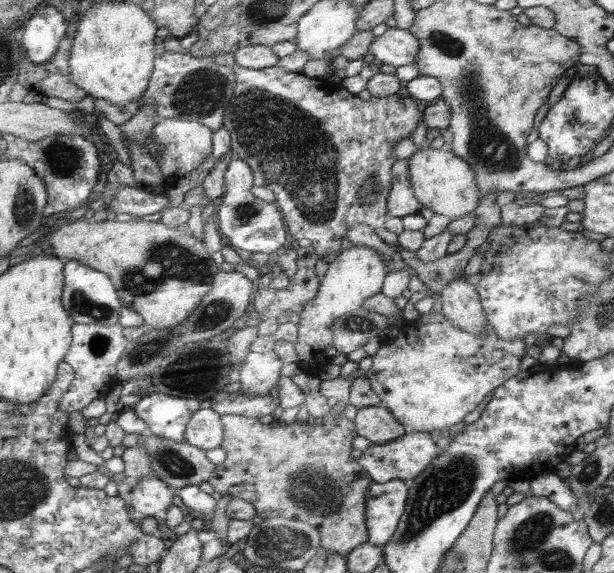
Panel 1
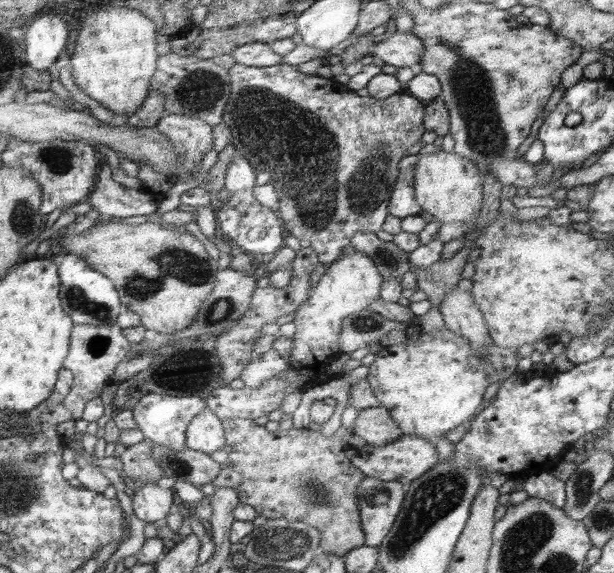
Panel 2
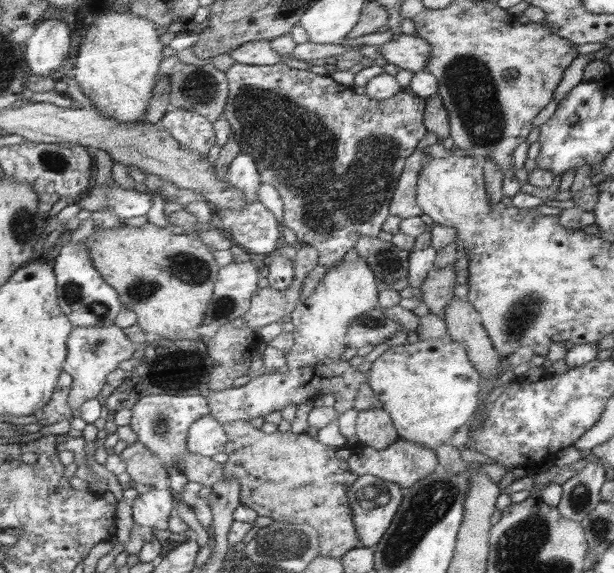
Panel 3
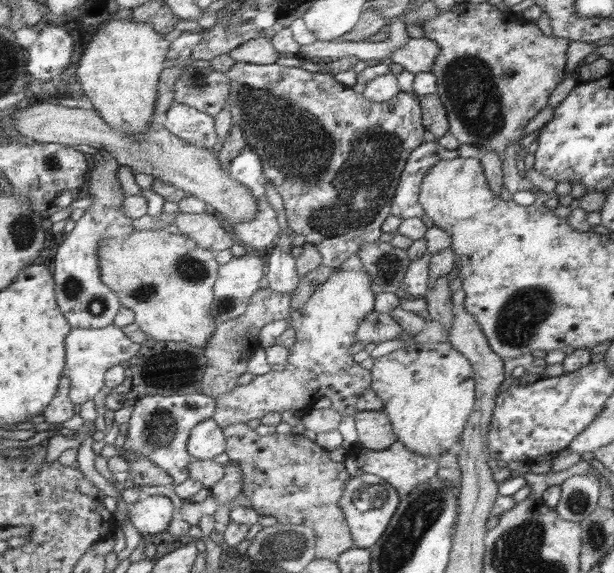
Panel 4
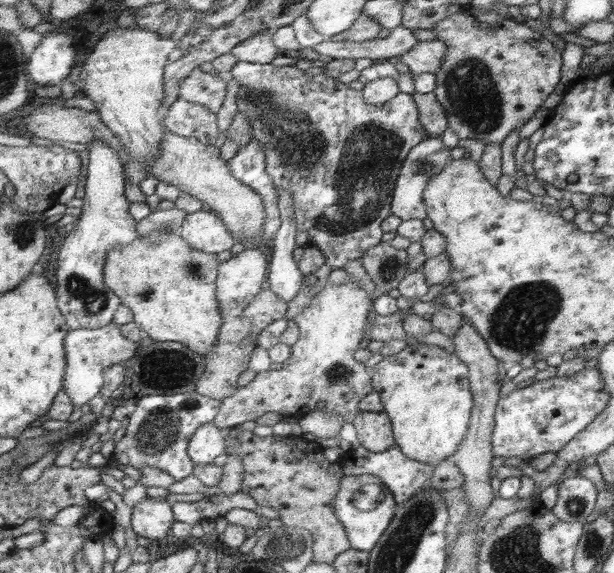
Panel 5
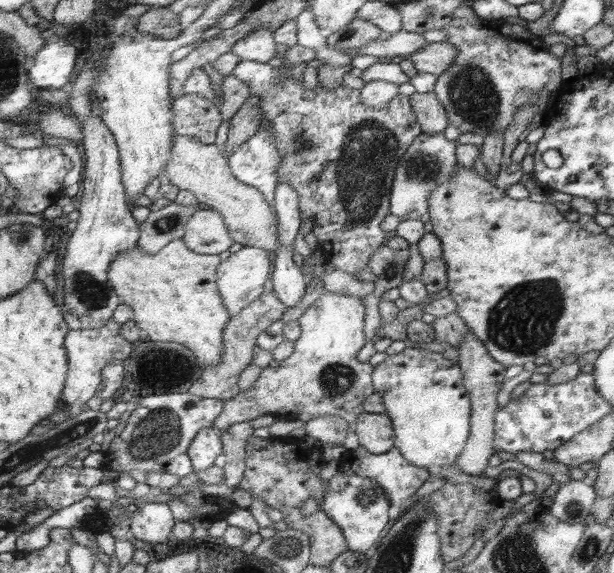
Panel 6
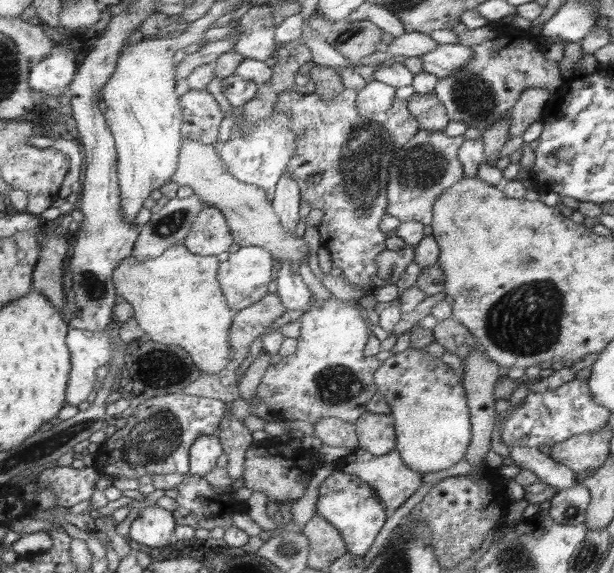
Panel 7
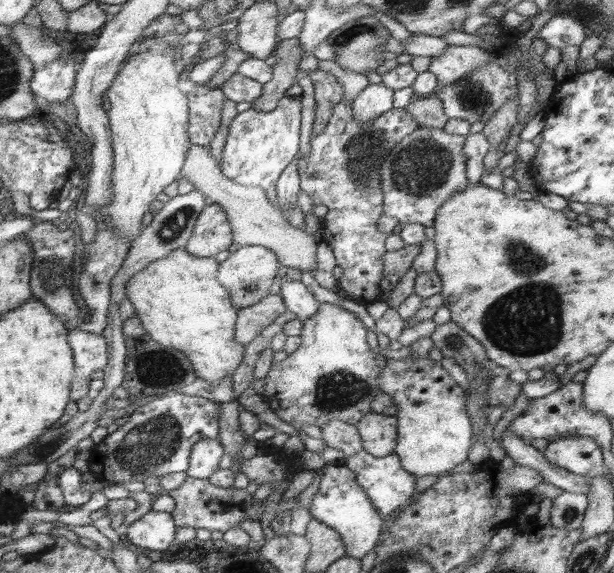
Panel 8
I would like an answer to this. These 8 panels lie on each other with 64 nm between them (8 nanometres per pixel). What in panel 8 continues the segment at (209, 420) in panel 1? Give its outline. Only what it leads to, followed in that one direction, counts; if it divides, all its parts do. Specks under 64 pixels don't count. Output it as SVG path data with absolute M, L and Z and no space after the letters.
M200 439L193 446L192 458L189 459L189 470L186 471L188 477L197 479L209 479L219 469L218 464L224 446L218 439Z

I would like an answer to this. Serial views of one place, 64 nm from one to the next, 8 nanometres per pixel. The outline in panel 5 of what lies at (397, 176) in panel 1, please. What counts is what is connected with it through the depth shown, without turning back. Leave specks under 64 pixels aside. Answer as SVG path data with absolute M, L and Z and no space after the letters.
M428 136L420 145L410 150L403 168L399 174L395 192L393 193L392 215L398 216L402 221L418 219L422 221L428 216L428 206L424 204L424 191L428 187L429 180L452 161L450 150L442 144L438 136Z

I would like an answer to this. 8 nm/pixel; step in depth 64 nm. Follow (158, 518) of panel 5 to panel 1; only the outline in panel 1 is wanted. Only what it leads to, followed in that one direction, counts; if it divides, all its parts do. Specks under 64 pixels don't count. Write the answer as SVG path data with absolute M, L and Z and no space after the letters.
M144 477L136 480L136 484L132 485L132 500L131 506L136 511L136 514L142 517L153 516L154 518L164 517L170 505L176 504L171 502L171 488L163 480L156 477Z

